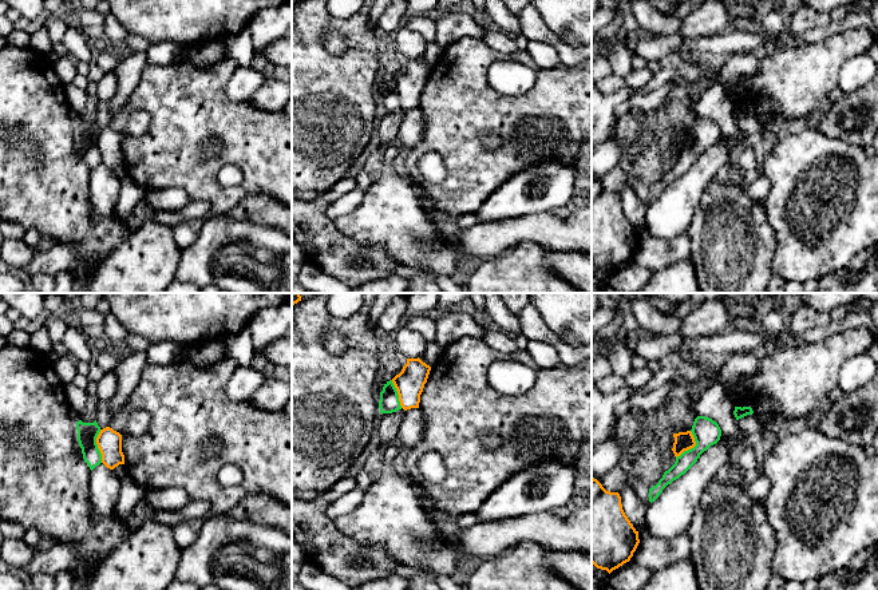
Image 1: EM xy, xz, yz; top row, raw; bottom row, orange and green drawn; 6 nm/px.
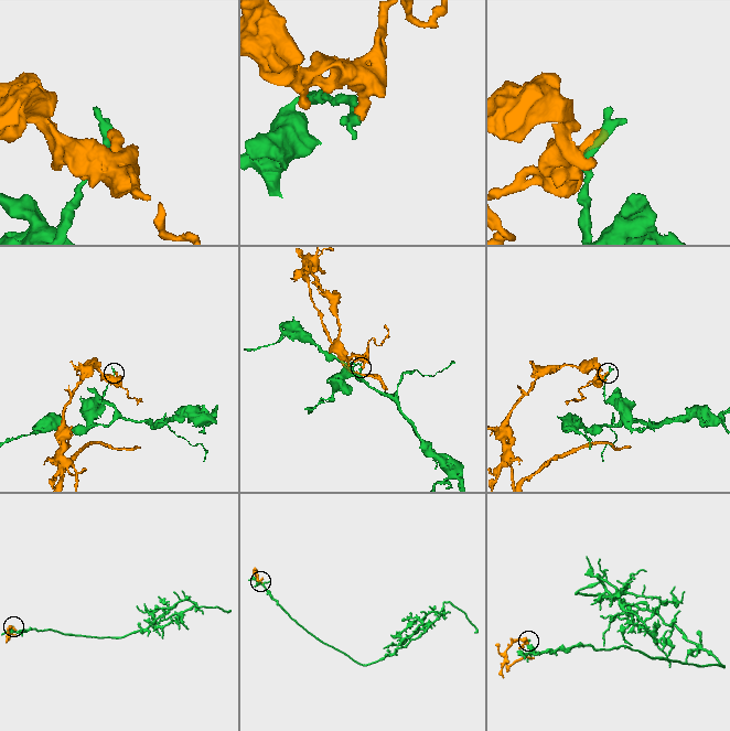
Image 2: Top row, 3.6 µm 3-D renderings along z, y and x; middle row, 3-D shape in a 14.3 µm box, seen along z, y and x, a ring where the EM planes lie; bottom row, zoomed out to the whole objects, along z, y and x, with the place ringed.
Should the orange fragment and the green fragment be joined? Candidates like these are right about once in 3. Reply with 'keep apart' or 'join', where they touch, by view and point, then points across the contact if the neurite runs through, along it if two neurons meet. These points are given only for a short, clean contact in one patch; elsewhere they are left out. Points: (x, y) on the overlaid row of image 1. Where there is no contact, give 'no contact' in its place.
keep apart; meets orange in yz at (692, 447); border along yz (691, 431), (695, 444), (676, 458)

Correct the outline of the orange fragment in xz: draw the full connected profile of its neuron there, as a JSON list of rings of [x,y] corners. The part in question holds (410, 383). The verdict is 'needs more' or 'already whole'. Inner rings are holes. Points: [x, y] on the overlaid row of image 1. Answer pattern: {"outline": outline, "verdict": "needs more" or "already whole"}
{"outline": [[[407,359],[402,372],[392,379],[404,411],[419,408],[420,395],[427,383],[431,367],[418,359]]], "verdict": "already whole"}

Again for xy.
{"outline": [[[110,427],[100,429],[96,437],[98,448],[102,454],[102,463],[114,470],[119,464],[124,464],[122,452],[122,435]]], "verdict": "already whole"}

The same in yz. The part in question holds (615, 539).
{"outline": [[[592,478],[592,563],[609,574],[629,562],[640,543],[638,531],[625,515],[618,492],[606,491]]], "verdict": "already whole"}

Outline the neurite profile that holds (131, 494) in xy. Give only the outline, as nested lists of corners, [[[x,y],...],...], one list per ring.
[[[128,476],[120,480],[120,495],[115,507],[115,512],[116,512],[116,516],[123,523],[127,523],[135,506],[143,500],[145,494],[146,494],[146,490],[139,487]]]

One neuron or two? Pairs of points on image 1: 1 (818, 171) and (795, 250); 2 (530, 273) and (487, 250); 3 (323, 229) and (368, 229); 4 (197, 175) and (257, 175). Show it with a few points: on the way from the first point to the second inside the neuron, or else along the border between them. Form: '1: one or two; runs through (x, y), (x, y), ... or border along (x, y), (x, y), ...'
1: one; runs through (818, 191), (818, 228), (815, 230)
2: two; border along (526, 241), (485, 261)
3: two; border along (333, 221), (344, 234), (360, 244), (366, 244)
4: one; runs through (212, 190), (242, 190)

